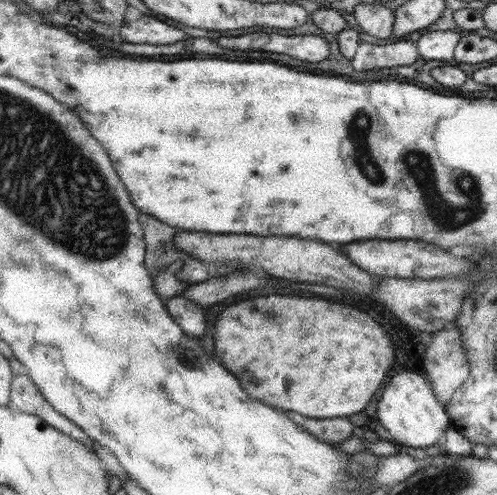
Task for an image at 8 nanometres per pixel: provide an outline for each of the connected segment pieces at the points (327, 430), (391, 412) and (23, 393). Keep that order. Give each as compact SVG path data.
M288 412L288 417L308 433L330 444L343 442L353 435L354 425L347 418L316 419L300 416L300 414L290 416L290 412Z
M398 372L388 380L388 386L384 386L384 392L377 404L377 417L398 444L402 442L412 448L433 450L440 434L450 424L449 414L446 414L447 410L444 410L444 406L440 406L440 402L436 400L437 396L434 396L432 387L416 372Z
M24 370L19 375L16 375L15 380L13 380L12 402L17 410L44 419L44 422L55 427L56 430L67 434L70 438L74 438L84 446L87 446L88 450L95 452L93 440L82 428L76 426L74 422L62 413L59 413L43 397L43 394Z

